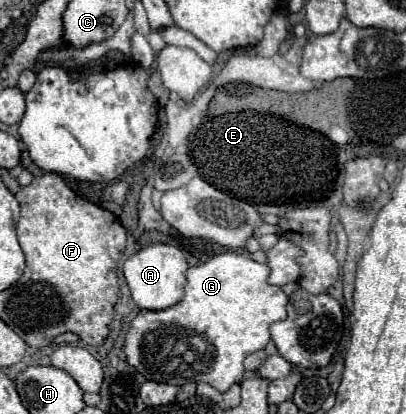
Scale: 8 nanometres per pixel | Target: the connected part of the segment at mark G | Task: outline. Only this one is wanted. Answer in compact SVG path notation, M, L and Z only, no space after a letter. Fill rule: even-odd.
M235 251L189 267L185 297L177 305L165 311L141 311L133 319L125 341L129 363L151 381L171 385L205 381L217 391L227 391L243 379L243 359L271 341L269 325L287 317L289 297L267 281L269 273L267 265Z

